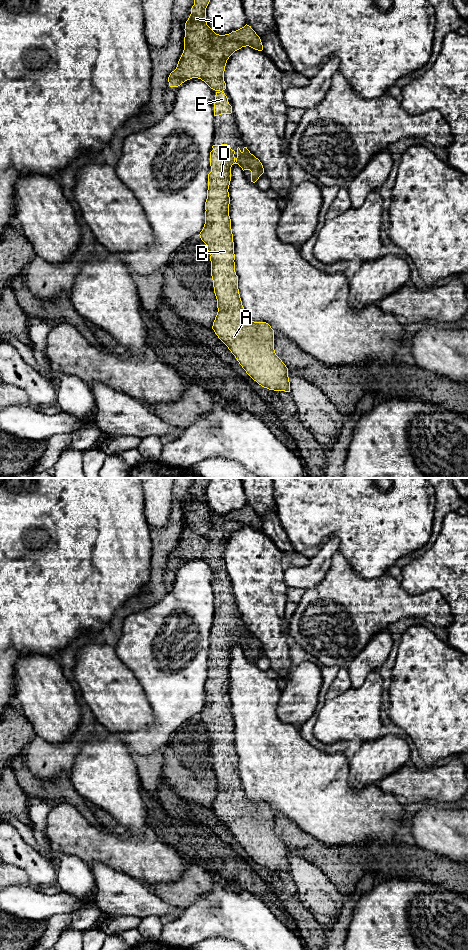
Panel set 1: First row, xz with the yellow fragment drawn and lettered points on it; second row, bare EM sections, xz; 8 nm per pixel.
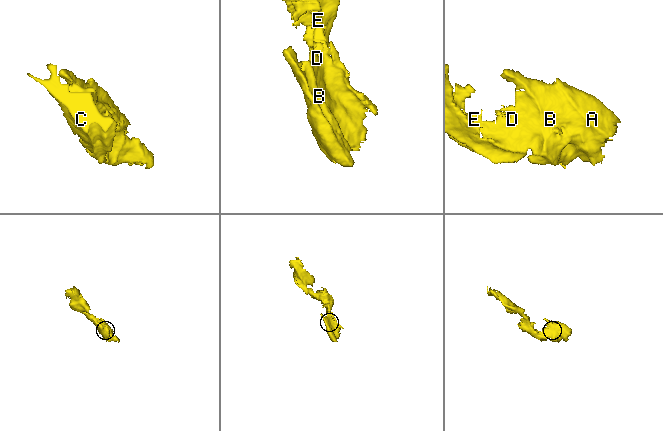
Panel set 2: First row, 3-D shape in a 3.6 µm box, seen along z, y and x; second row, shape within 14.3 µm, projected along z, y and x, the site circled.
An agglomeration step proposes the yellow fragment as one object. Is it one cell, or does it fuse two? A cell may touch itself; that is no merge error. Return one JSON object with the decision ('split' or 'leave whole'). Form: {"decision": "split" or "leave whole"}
{"decision": "leave whole"}

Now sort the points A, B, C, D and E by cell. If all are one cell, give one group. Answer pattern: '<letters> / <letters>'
A B C D E

